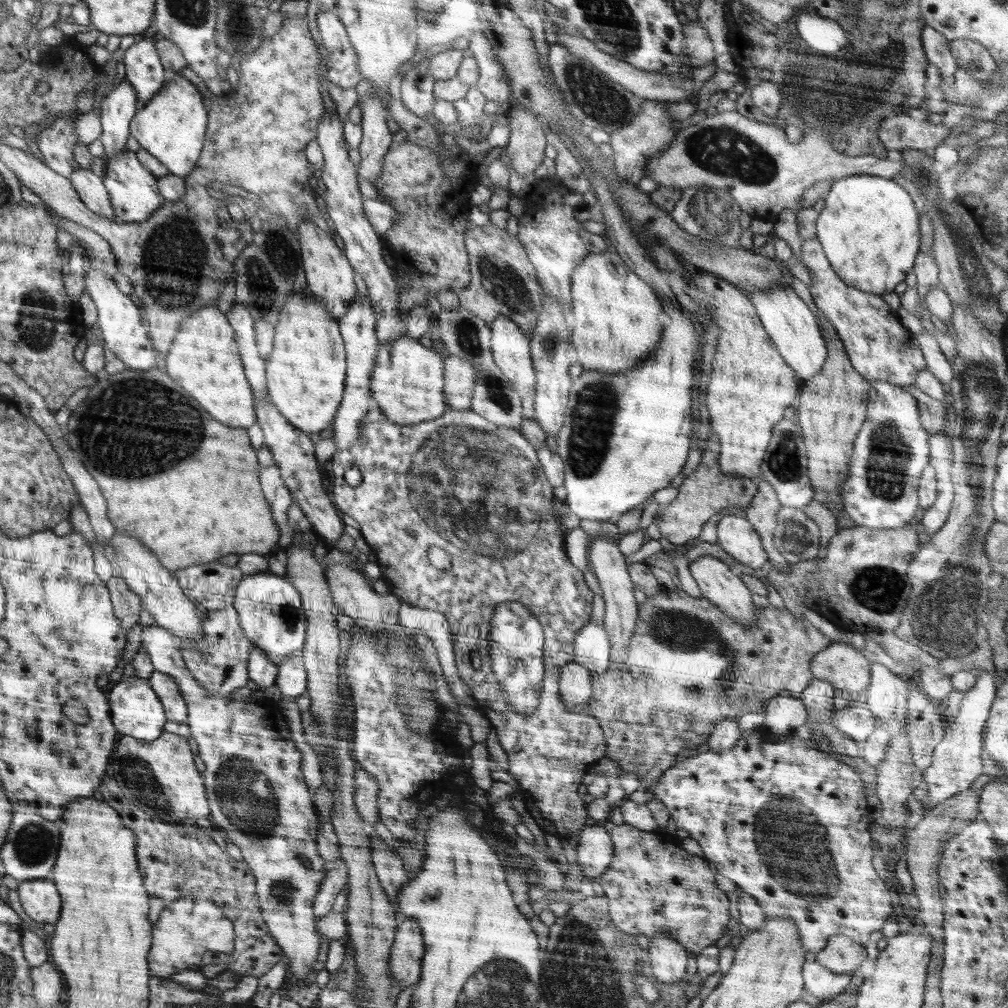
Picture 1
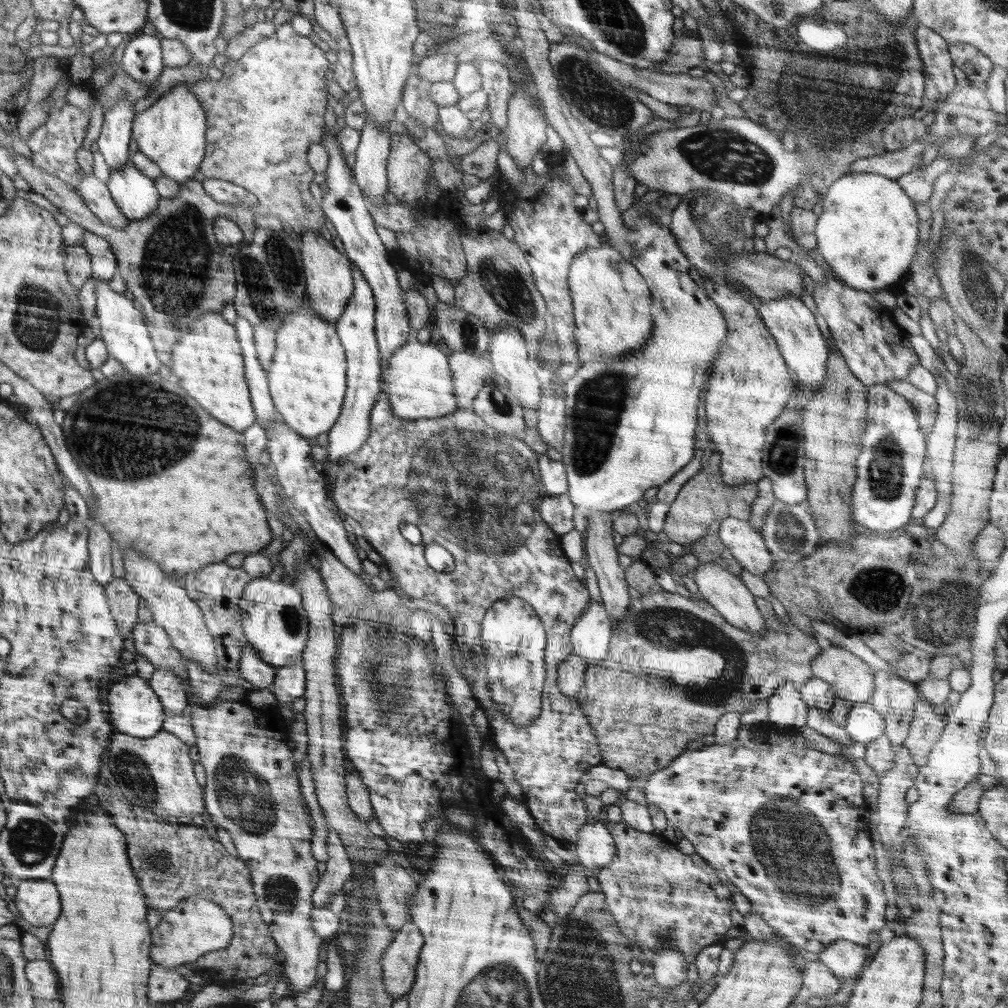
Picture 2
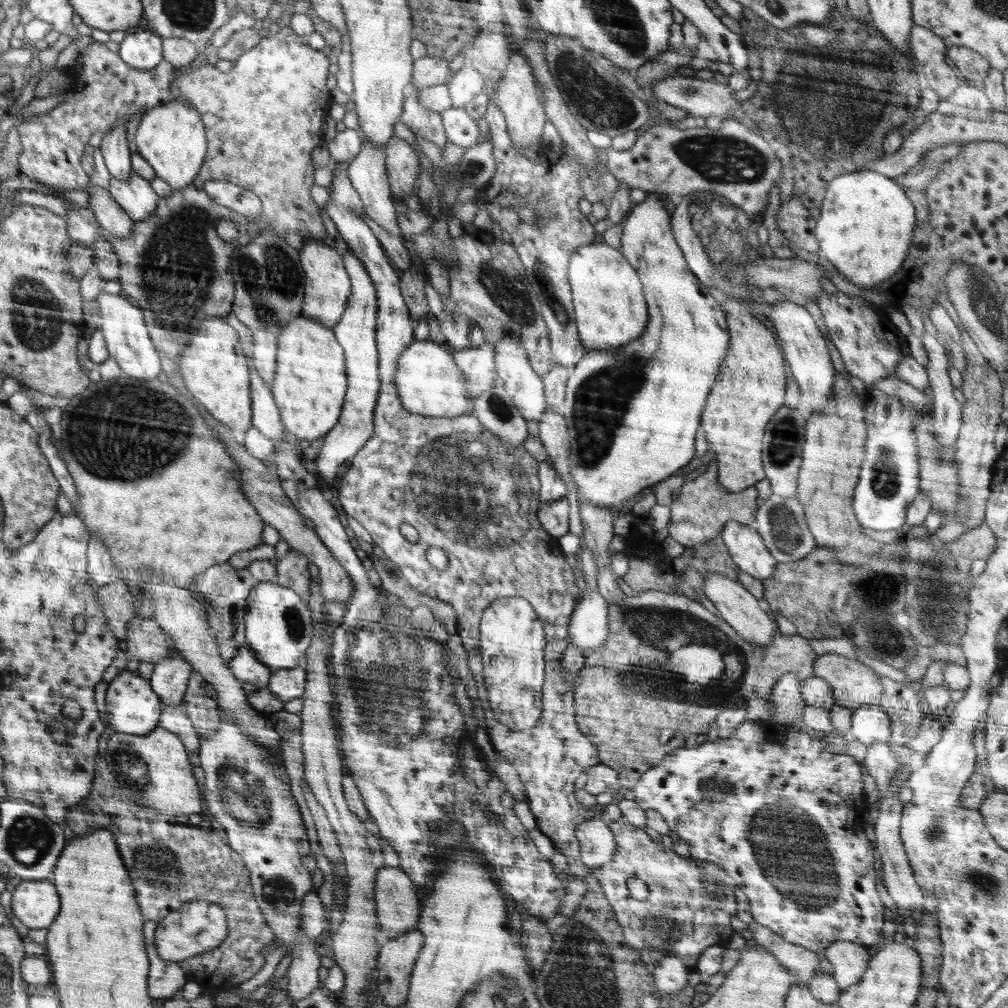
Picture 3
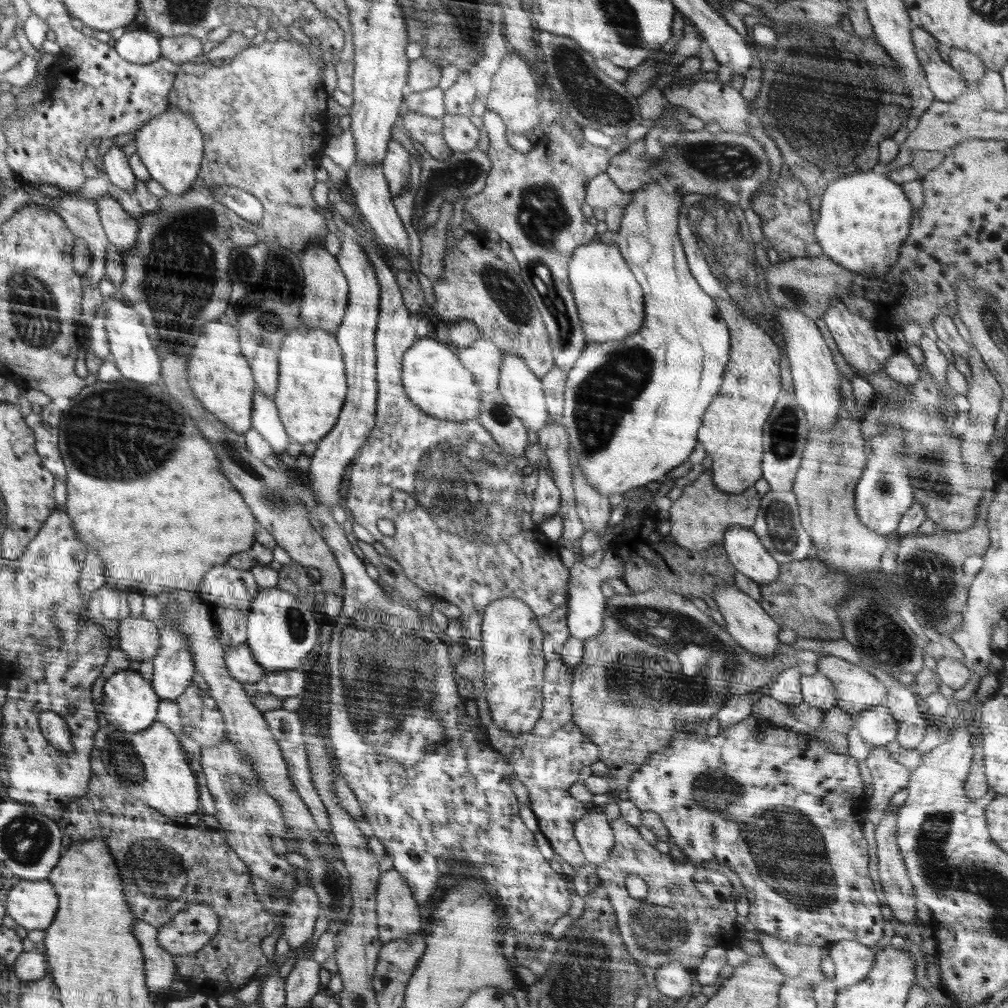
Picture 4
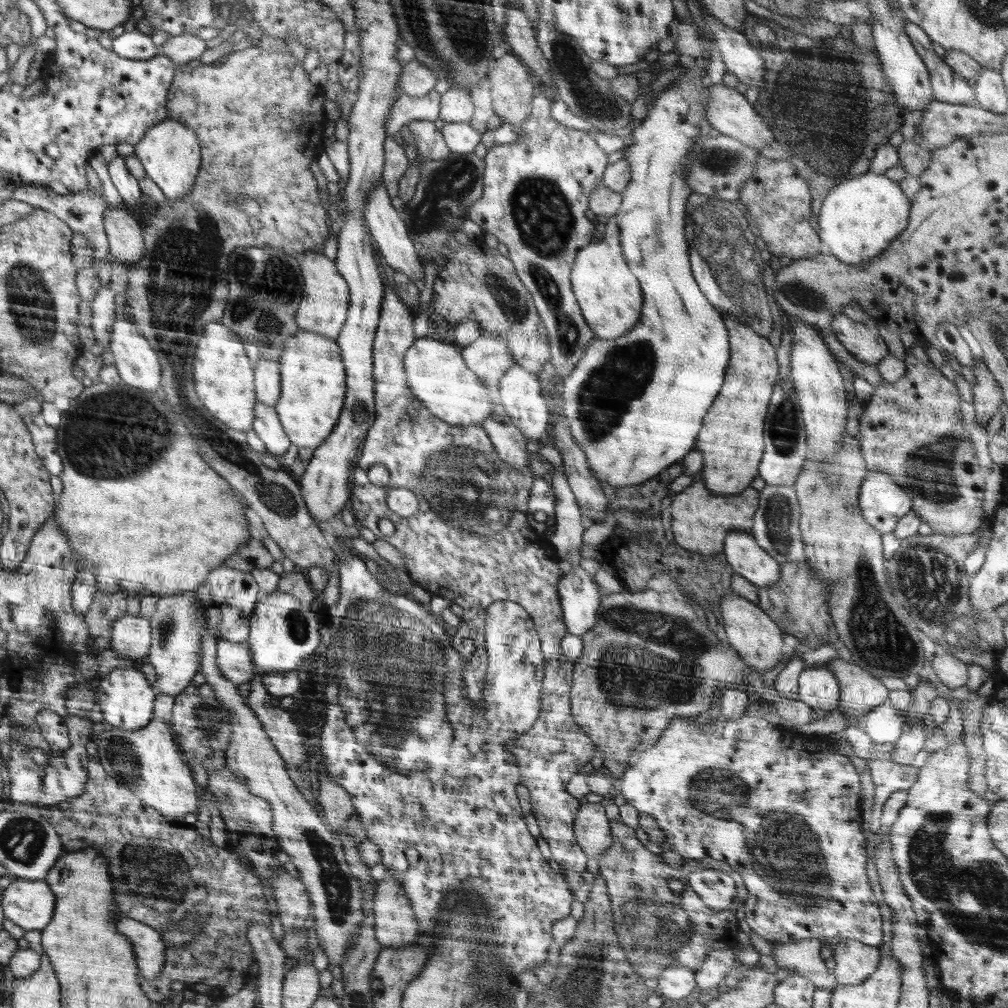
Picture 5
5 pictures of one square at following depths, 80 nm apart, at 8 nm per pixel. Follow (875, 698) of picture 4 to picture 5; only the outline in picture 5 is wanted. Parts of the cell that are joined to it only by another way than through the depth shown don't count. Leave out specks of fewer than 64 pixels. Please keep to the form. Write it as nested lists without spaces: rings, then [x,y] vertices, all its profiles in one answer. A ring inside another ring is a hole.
[[[836,658],[826,662],[839,682],[838,710],[849,723],[857,724],[861,716],[887,700],[888,688],[869,672],[854,663]]]

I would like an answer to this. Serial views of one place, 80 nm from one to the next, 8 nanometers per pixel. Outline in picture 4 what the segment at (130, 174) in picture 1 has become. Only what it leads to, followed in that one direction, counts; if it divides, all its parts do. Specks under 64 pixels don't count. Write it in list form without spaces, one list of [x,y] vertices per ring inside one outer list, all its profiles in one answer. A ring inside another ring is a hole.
[[[137,181],[131,193],[109,183],[108,196],[121,204],[122,208],[134,219],[158,210],[161,203],[161,200],[148,190],[145,181]]]

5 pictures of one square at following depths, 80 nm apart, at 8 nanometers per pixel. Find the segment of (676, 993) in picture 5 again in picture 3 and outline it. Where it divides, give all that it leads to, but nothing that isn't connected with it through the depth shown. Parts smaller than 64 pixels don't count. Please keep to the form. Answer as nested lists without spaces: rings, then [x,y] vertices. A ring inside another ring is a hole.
[[[666,955],[662,962],[654,965],[653,971],[656,986],[666,994],[676,994],[688,984],[688,974],[691,968],[674,955]]]

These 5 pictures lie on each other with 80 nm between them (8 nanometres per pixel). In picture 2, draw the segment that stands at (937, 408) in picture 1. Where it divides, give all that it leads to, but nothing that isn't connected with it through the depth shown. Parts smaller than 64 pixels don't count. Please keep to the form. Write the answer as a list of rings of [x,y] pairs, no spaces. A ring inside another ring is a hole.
[[[891,380],[885,384],[895,393],[905,396],[911,402],[918,424],[923,430],[927,431],[932,428],[932,425],[936,422],[938,408],[934,395],[920,390],[907,380]]]

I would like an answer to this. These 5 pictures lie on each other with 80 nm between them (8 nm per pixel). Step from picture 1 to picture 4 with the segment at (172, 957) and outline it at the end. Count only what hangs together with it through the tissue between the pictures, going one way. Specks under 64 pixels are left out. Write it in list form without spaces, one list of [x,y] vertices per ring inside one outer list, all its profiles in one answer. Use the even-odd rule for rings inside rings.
[[[194,903],[157,928],[157,941],[171,956],[192,954],[205,948],[219,928],[217,912],[206,903]]]

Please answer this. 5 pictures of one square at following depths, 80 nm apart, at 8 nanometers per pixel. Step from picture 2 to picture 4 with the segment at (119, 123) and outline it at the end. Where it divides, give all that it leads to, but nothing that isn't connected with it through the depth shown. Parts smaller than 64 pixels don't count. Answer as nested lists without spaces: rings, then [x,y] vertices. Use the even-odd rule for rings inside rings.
[[[111,142],[106,143],[102,149],[103,168],[105,168],[110,182],[131,193],[135,189],[138,180],[130,168],[124,150]]]

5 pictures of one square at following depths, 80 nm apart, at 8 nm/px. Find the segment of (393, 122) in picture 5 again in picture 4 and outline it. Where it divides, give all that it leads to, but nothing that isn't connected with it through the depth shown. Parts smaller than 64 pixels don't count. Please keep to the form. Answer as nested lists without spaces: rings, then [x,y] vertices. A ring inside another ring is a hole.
[[[434,87],[417,93],[410,93],[410,95],[406,95],[406,97],[404,97],[401,112],[399,112],[399,122],[397,125],[401,126],[400,118],[402,118],[403,114],[408,110],[420,114],[425,114],[431,116],[432,118],[441,119],[446,113],[445,108],[446,105],[444,100],[444,93],[440,87]]]

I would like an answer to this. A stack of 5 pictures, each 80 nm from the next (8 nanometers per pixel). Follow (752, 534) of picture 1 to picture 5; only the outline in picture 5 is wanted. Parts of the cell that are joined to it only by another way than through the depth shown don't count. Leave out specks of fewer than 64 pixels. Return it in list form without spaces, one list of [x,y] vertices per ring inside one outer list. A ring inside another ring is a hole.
[[[750,532],[728,533],[723,552],[733,571],[757,587],[769,587],[780,578],[781,564],[756,544]]]

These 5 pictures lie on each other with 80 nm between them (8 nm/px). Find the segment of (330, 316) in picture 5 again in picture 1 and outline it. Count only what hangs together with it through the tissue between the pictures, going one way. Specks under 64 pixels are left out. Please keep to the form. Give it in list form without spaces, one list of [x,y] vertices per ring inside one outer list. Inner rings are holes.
[[[301,222],[298,226],[298,234],[301,235],[302,258],[305,261],[310,292],[335,319],[339,320],[343,314],[346,314],[348,307],[357,296],[354,282],[356,272],[343,250],[337,246],[336,240],[313,222]]]

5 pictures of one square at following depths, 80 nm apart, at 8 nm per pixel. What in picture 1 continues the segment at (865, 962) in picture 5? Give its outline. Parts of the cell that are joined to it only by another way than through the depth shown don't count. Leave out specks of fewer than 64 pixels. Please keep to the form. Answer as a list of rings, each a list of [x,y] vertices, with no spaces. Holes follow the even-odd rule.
[[[836,935],[830,937],[827,945],[816,953],[814,961],[832,973],[853,974],[866,960],[866,955],[864,945],[850,937]]]

